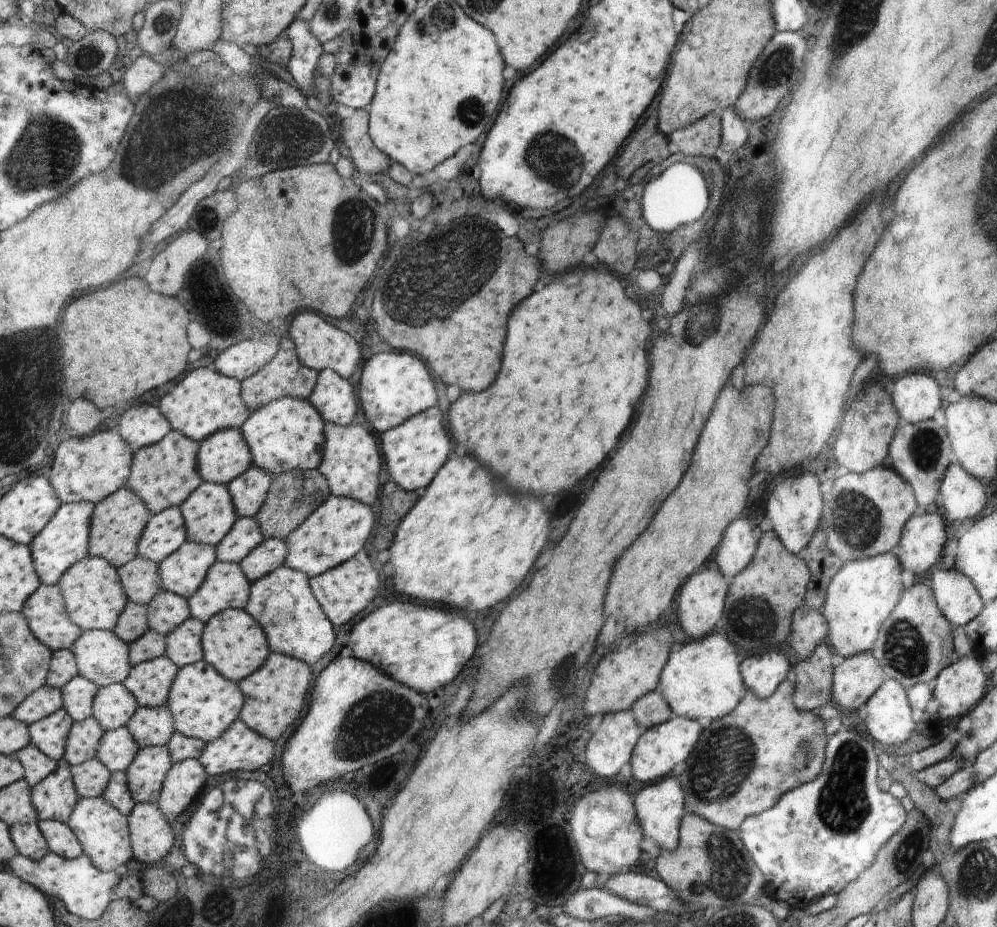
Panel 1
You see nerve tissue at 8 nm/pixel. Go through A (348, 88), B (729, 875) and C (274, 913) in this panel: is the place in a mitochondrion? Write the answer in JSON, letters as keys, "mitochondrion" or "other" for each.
{"A":"other","B":"mitochondrion","C":"other"}

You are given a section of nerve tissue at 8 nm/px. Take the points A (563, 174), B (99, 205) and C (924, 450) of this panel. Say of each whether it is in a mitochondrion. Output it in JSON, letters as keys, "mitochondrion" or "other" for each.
{"A":"mitochondrion","B":"other","C":"mitochondrion"}

